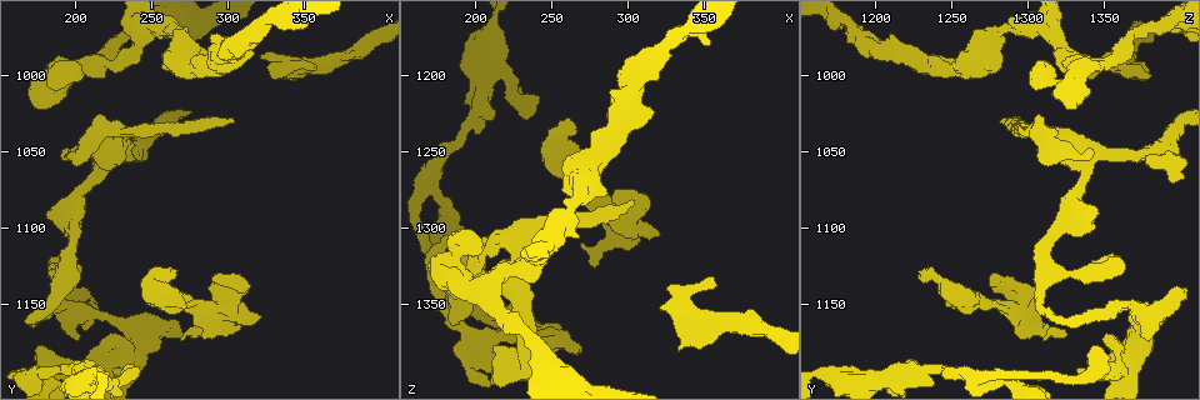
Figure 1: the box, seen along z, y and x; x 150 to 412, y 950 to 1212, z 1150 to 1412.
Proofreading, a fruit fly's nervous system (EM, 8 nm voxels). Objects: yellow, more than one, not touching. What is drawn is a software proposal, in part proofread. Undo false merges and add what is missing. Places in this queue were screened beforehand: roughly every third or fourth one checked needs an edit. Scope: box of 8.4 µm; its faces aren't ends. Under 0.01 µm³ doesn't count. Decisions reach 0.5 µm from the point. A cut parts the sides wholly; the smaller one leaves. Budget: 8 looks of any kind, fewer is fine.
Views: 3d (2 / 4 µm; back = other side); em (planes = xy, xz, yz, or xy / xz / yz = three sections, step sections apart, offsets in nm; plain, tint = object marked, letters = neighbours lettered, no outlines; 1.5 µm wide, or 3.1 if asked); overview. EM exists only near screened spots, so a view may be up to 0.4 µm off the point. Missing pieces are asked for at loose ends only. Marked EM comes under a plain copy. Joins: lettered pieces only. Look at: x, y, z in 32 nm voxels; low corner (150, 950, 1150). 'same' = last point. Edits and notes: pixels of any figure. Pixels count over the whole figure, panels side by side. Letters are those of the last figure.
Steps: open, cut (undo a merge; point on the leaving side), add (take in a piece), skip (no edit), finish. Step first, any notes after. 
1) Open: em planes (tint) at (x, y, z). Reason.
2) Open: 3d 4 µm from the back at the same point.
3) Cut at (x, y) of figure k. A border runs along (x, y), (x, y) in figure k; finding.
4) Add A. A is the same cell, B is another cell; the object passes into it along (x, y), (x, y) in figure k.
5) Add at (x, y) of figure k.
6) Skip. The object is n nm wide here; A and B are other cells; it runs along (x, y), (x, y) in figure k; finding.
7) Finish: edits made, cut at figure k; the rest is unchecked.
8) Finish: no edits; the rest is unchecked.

Open: 3d 4 µm from the back at (332, 1000, 1380).

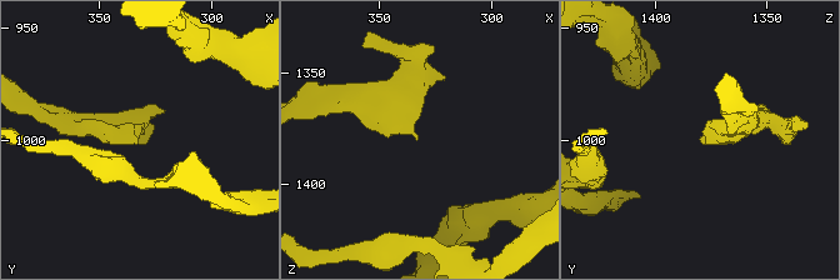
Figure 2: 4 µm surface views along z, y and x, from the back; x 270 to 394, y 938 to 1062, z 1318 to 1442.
Open: em xy step 4 (tint) at (335, 1000, 1381).

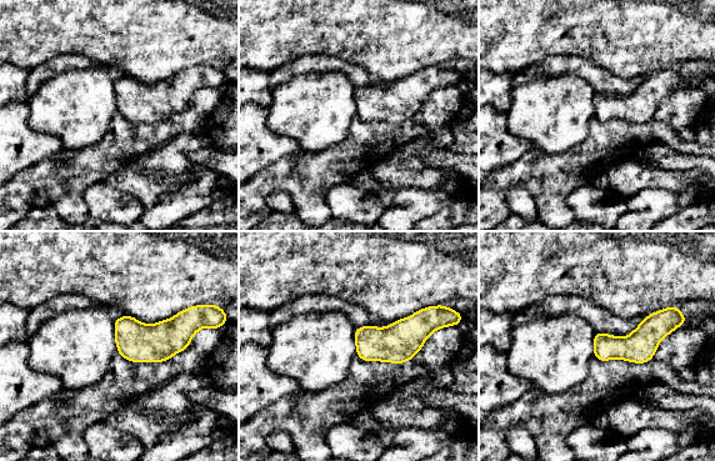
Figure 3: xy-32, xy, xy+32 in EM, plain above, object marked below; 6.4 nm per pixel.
Open: em planes (letters) at the same point. Another direction.

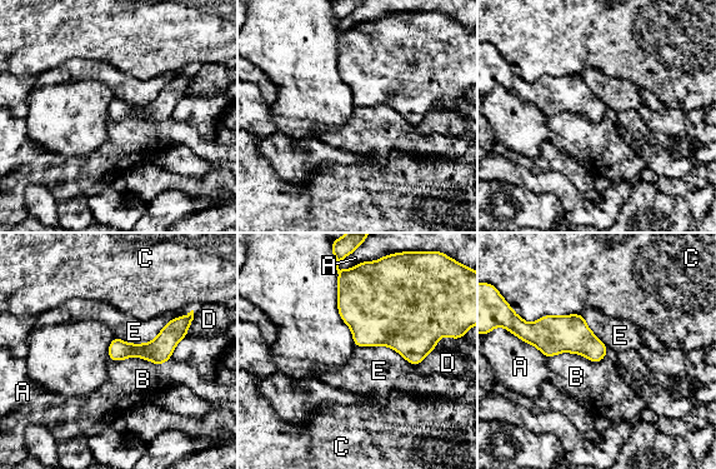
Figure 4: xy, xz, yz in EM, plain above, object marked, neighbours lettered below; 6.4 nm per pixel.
Skip. A, B, C, D and E are other cells; a border runs along (354, 344), (387, 345), (415, 365) in figure 4; no lettered piece goes on from it.

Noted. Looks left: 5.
Open: 3d 4 µm at (188, 1088, 1346). Free end.

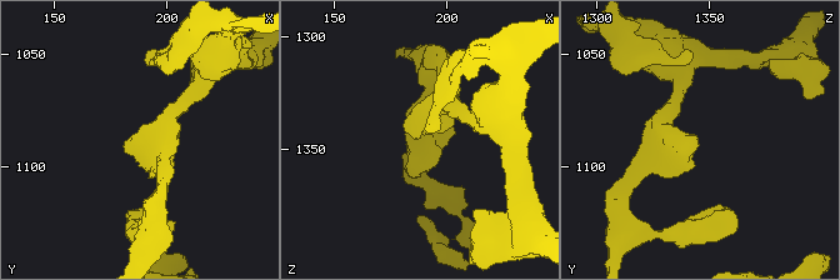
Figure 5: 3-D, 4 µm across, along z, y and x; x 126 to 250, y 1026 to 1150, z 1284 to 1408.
Open: em xy step 4 (tint) at (187, 1089, 1346).

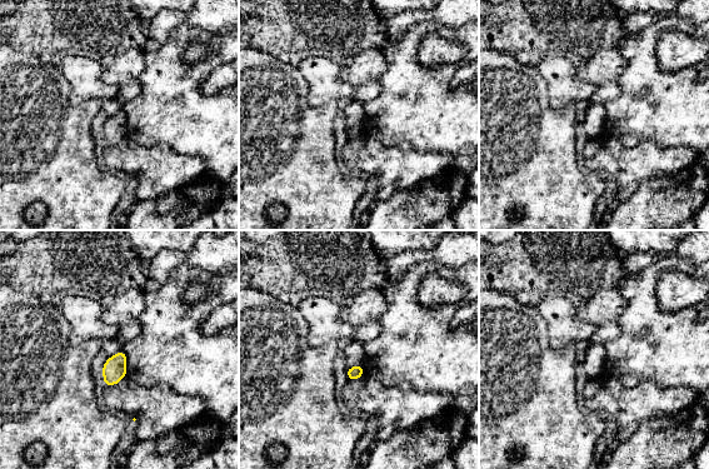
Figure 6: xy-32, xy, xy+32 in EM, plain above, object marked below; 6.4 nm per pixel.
Open: em xy step 4 (letters) at the same point. What lies round it.

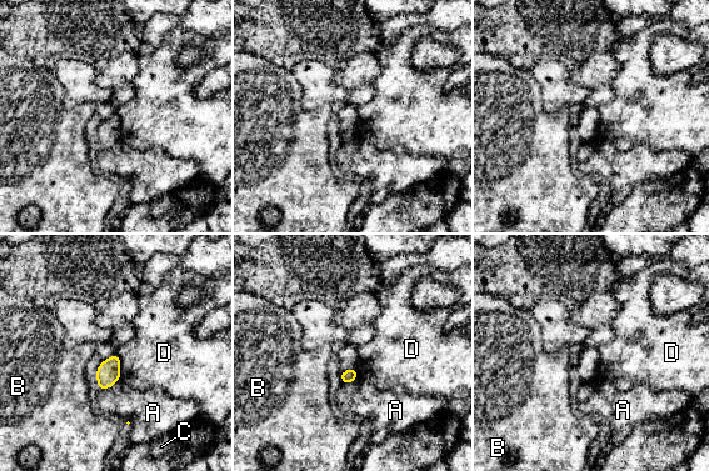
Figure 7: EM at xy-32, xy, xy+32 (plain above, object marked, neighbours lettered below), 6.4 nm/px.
Skip. A, B, C and D are other cells; a border runs along (116, 352), (120, 379) in figure 7; none of them fits.

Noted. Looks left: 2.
Open: em planes (letters) at (228, 1192, 1332). An open end.

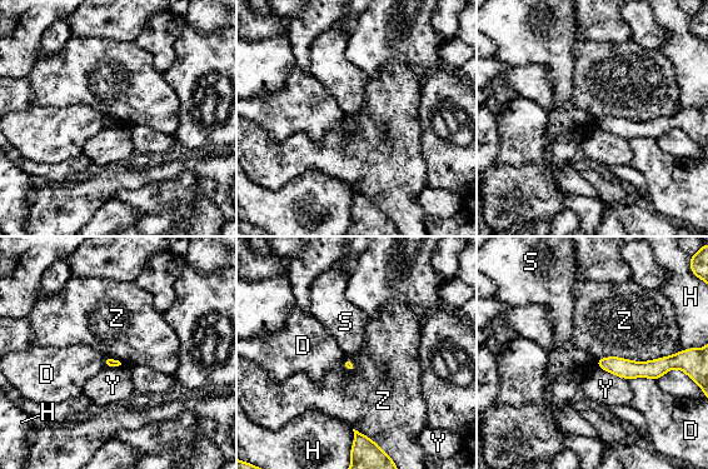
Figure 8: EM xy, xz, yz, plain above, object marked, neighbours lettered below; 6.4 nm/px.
Skip. The longest contact is with Z, 550 nm; D, H, S, Y and Z are other cells; none of them fits.

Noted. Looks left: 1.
Finish: no edits; the rest is unchecked.

